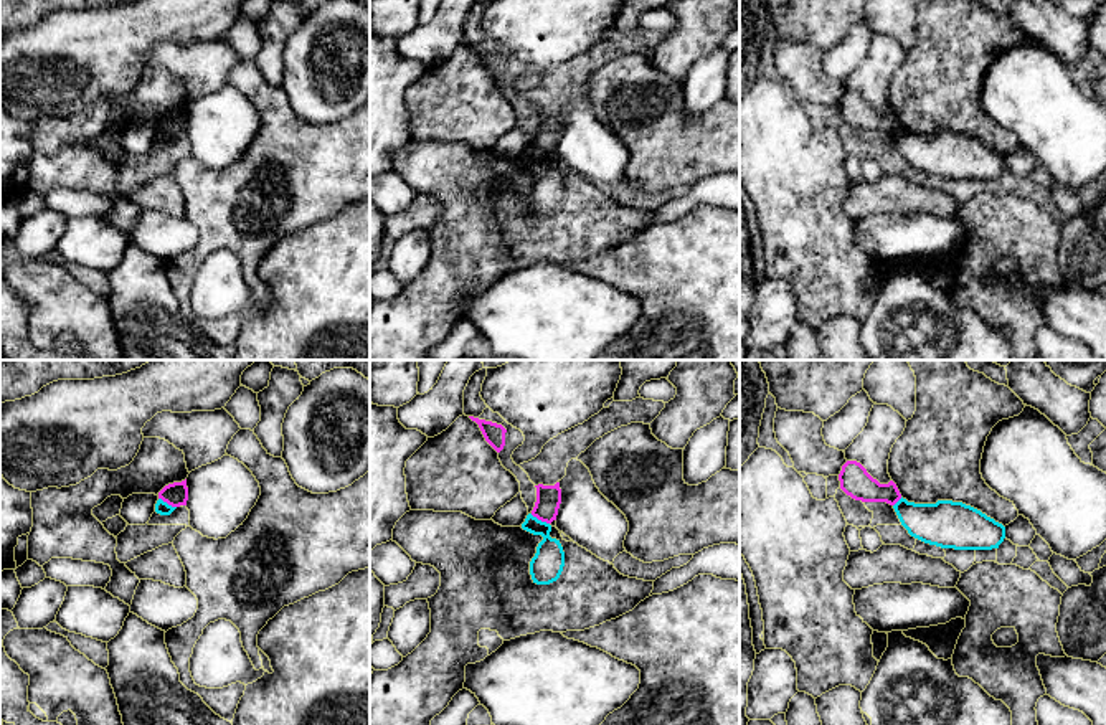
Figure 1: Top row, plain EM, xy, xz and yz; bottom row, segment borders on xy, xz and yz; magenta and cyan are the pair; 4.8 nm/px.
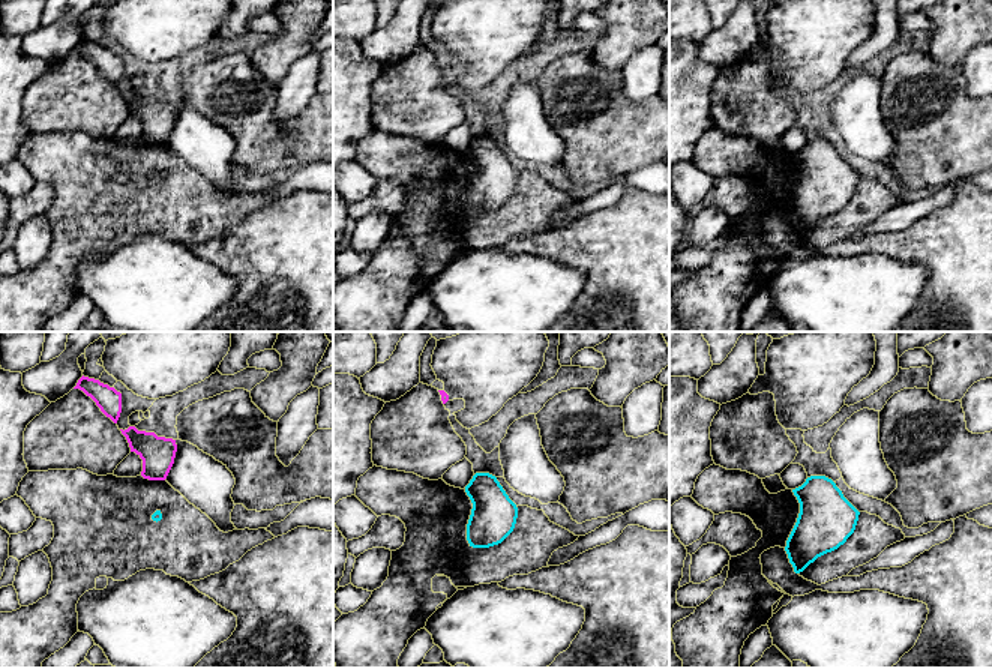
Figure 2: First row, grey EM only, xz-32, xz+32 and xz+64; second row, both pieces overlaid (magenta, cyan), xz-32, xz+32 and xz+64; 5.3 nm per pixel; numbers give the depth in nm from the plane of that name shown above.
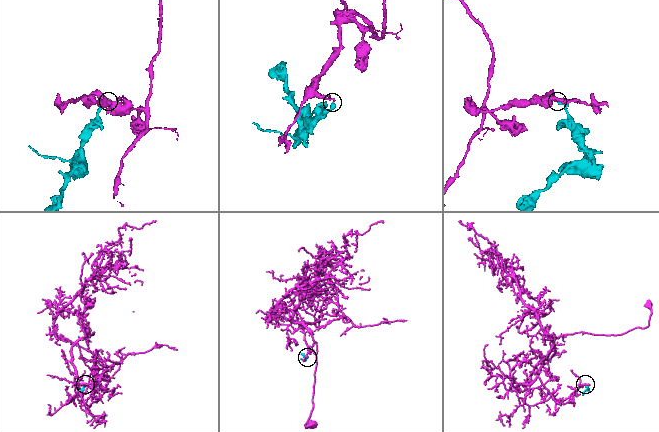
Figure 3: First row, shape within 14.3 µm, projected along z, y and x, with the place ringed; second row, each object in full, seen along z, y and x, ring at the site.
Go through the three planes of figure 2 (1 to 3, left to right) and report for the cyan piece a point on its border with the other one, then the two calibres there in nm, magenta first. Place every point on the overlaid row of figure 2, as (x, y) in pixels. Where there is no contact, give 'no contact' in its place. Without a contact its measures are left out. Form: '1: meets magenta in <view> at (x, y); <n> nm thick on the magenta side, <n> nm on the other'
1: no contact
2: no contact
3: no contact

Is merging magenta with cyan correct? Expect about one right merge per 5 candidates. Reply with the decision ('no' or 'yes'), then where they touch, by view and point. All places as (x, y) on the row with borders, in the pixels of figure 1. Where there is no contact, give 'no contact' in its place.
no; meets magenta in xz at (540, 519)

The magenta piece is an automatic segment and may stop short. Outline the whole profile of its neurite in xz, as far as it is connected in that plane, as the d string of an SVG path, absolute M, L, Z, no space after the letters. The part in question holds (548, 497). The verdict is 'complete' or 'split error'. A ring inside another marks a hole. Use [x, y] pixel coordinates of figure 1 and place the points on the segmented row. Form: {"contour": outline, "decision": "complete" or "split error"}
{"contour": "M560 482L555 486L538 484L536 487L536 502L532 510L532 515L541 522L551 524L556 520L558 509L561 504L561 489Z", "decision": "complete"}

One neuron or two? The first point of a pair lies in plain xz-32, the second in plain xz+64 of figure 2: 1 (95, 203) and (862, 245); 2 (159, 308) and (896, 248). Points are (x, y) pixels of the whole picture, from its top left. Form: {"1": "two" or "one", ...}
{"1": "two", "2": "two"}

